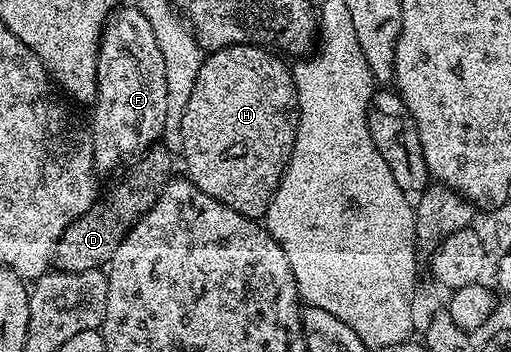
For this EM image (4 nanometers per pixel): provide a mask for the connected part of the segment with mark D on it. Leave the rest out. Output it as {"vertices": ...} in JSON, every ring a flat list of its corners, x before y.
{"vertices":[[152,147,138,159,132,160,126,166,127,177,116,183,115,190,107,194,104,192,101,200,85,211,85,215,65,227,55,248,54,268,60,273,76,273,110,265,117,247,121,247,121,239,125,239,125,235,129,235,131,228,143,218,145,211,157,203,161,191,172,180,171,162,173,156,162,147]]}

